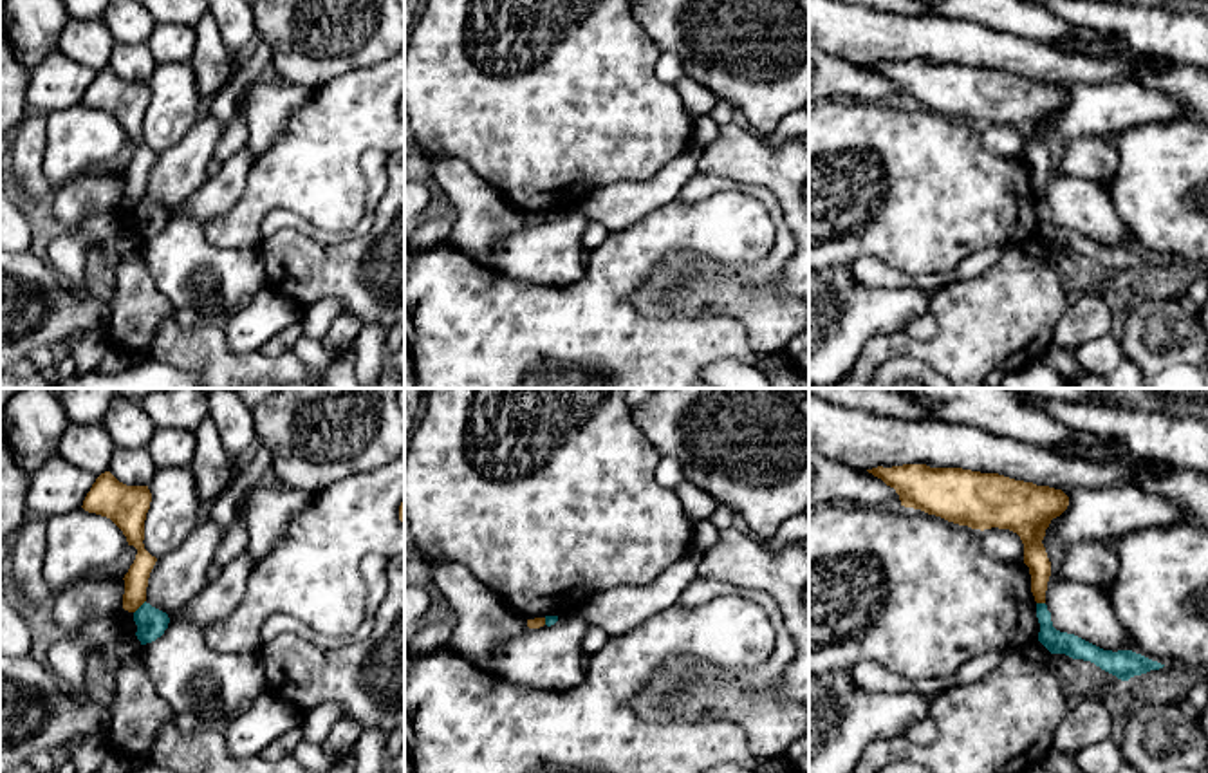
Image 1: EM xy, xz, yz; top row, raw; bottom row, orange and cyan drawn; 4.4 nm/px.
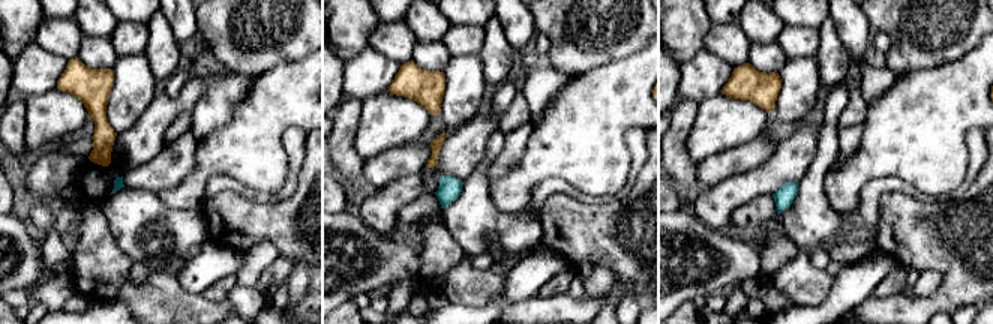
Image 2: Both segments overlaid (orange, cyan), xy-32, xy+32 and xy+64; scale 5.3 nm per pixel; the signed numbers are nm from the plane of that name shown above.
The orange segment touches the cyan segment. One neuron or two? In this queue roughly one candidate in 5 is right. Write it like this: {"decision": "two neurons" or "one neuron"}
{"decision": "two neurons"}

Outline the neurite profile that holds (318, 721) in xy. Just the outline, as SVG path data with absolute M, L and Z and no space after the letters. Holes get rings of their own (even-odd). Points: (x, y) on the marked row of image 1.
M329 701L318 704L305 715L300 726L303 740L320 746L325 740L329 730L343 715L345 715L345 706L341 703Z

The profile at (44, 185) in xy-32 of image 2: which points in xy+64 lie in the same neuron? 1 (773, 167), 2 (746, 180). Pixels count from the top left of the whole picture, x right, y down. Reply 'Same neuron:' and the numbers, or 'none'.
Same neuron: none

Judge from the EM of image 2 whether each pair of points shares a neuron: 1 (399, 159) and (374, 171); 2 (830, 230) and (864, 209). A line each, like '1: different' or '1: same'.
1: same
2: different

